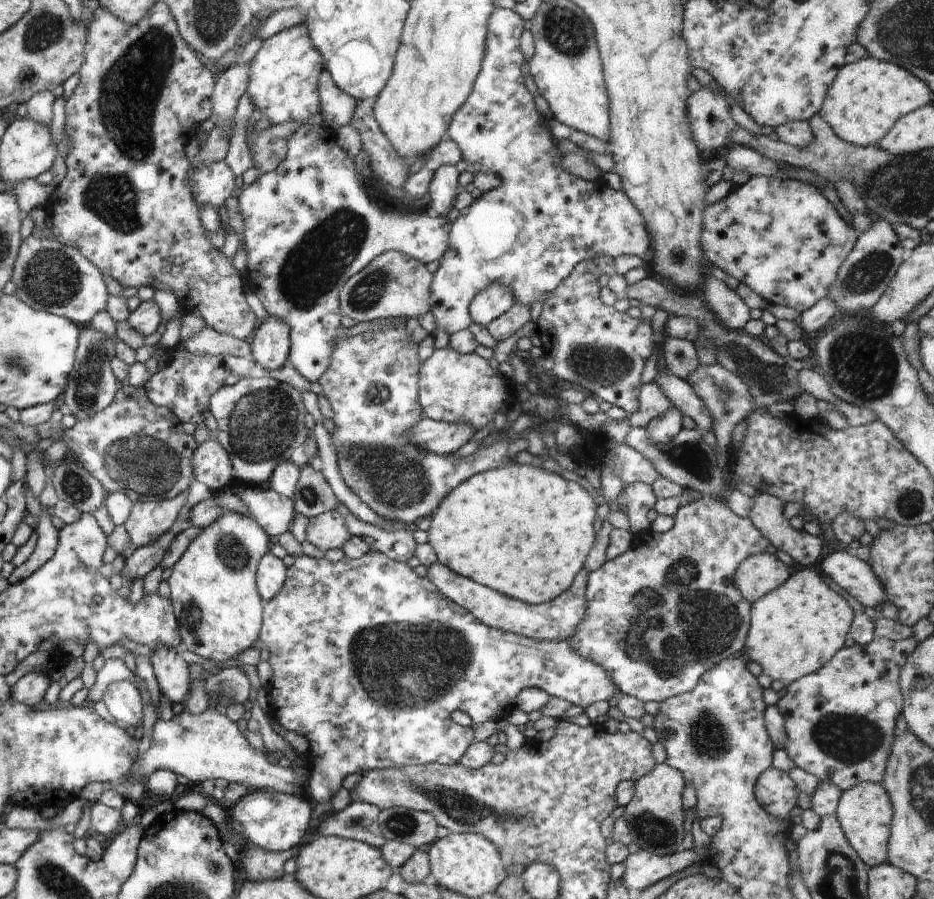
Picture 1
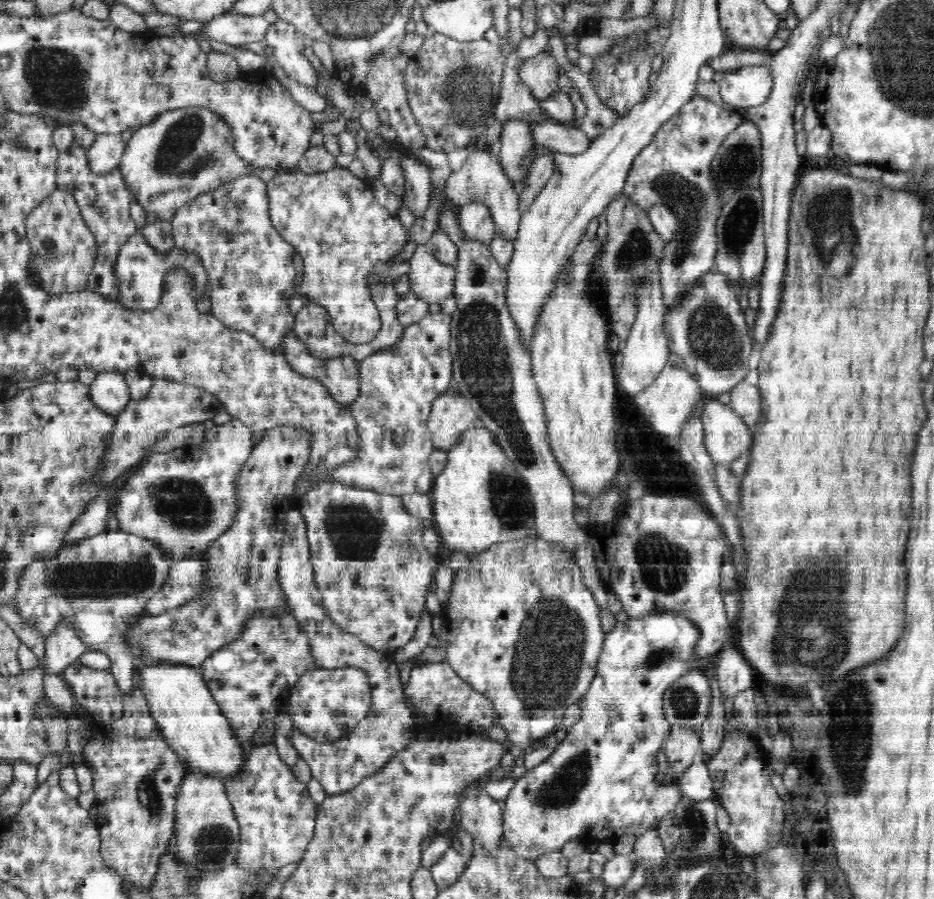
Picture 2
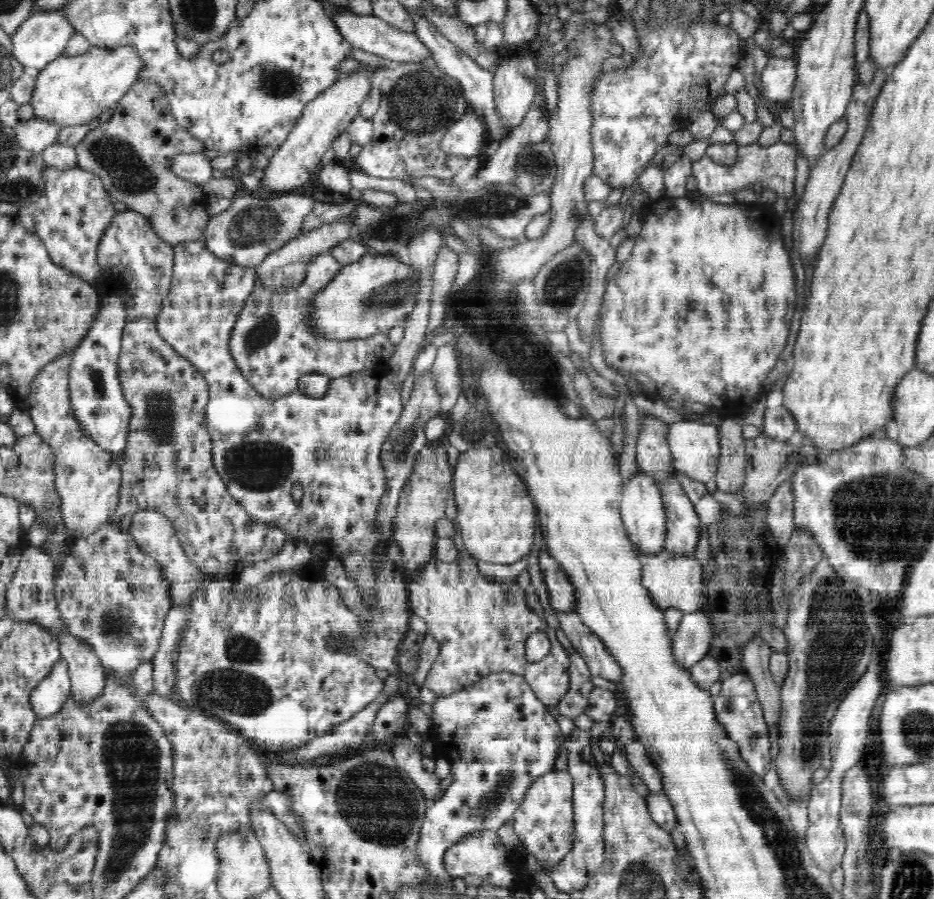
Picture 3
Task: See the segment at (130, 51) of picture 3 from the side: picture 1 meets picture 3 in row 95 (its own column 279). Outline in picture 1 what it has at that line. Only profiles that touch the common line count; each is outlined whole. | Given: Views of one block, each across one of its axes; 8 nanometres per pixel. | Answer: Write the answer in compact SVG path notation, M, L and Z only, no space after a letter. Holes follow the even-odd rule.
M304 24L293 26L264 40L250 64L246 94L255 110L263 112L271 124L305 120L320 111L318 79L324 70L322 54L313 47Z

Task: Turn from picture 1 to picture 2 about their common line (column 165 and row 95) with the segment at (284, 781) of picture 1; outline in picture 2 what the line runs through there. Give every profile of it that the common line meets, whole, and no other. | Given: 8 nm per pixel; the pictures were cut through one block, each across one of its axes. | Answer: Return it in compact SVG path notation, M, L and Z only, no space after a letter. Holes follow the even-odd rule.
M748 65L730 69L718 81L724 103L735 108L752 108L767 101L773 76L769 65Z

